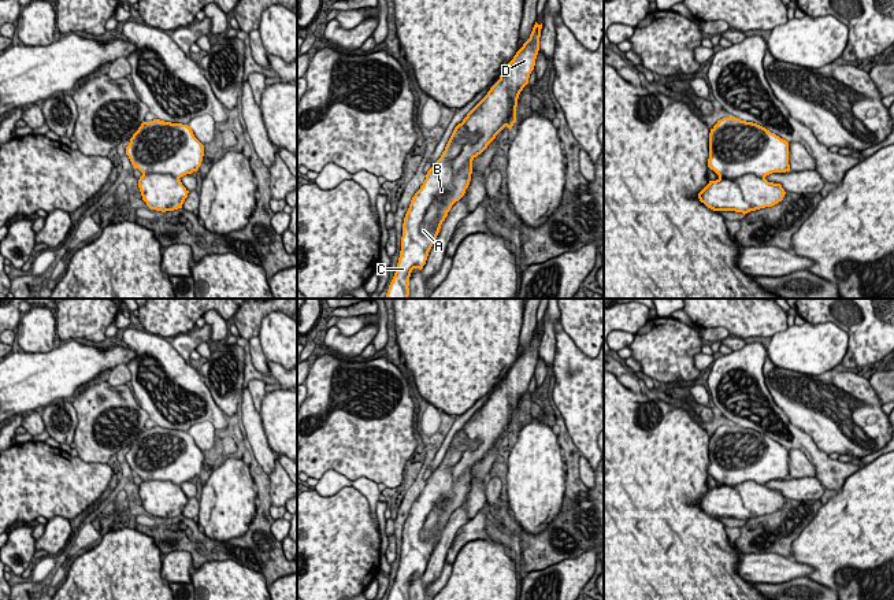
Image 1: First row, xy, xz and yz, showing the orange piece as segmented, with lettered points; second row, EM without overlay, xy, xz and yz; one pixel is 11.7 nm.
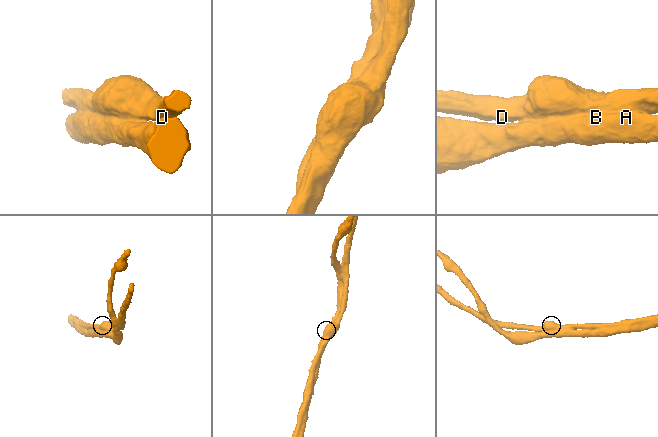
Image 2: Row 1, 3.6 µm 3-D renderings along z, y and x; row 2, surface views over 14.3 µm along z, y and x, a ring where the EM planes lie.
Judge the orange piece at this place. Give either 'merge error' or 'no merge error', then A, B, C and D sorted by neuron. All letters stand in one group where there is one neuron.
no merge error; A B C D

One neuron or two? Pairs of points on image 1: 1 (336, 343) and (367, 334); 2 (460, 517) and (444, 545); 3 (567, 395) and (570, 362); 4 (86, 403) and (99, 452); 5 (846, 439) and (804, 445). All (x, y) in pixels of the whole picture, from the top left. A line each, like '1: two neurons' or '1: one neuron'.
1: one neuron
2: one neuron
3: one neuron
4: one neuron
5: two neurons

